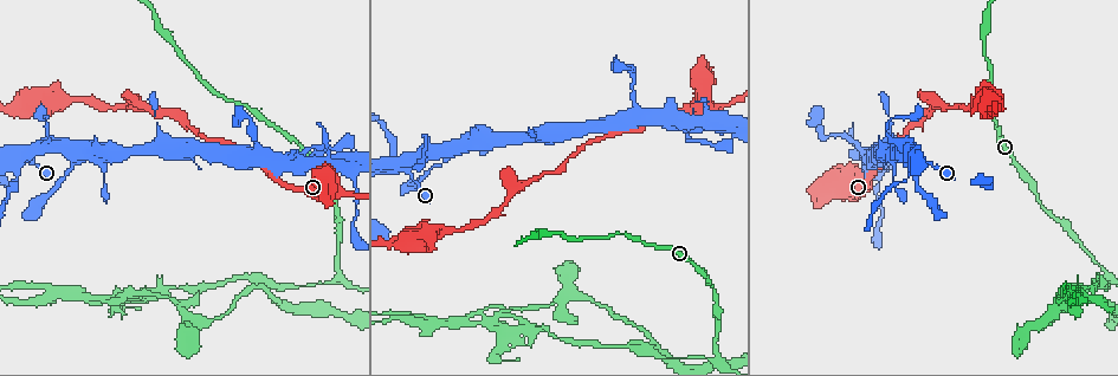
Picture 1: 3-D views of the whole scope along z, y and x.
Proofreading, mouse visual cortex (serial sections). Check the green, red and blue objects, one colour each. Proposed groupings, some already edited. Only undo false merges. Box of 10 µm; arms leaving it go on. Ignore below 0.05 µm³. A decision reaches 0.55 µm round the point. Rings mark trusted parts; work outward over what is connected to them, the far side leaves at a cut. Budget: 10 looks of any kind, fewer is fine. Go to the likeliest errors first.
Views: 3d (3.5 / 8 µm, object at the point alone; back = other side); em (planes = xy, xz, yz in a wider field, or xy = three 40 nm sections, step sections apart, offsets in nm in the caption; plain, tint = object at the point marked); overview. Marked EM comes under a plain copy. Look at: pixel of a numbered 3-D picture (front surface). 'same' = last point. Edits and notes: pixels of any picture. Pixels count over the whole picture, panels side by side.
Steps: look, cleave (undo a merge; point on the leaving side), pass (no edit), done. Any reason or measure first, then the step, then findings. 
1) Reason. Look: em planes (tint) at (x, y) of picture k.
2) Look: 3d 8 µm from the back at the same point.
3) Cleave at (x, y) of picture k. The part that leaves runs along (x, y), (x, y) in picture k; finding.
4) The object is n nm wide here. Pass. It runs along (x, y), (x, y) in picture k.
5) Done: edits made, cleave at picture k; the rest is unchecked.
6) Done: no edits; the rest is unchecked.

Two arms in line, one across. Look: 3d 3.5 µm at (129, 294) of picture 1.

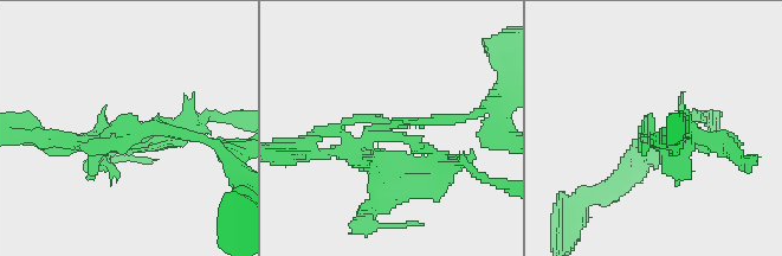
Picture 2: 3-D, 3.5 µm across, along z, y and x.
Now the EM. Look: em xy step 1 (tint) at (129, 135) of picture 2.

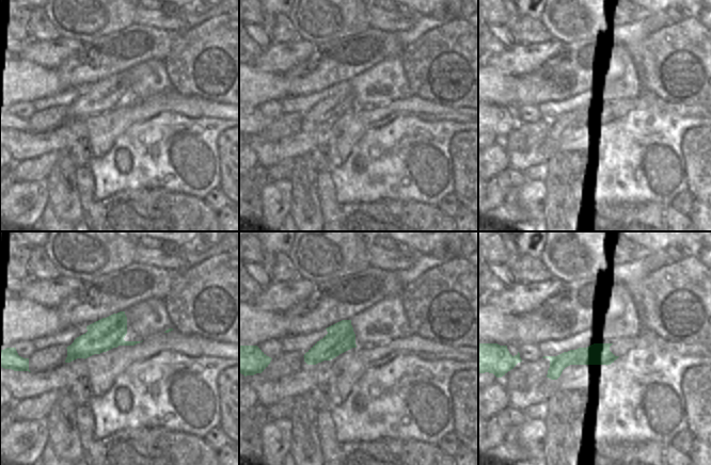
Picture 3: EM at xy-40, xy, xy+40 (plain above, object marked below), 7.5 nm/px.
The object is 220 nm wide here. Cleave at (183, 133) of picture 2. A border runs along (550, 362), (575, 356), (585, 364) in picture 3; two cells meet here.

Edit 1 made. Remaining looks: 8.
Branch point. Look: 3d 3.5 µm at (517, 186) of picture 1.

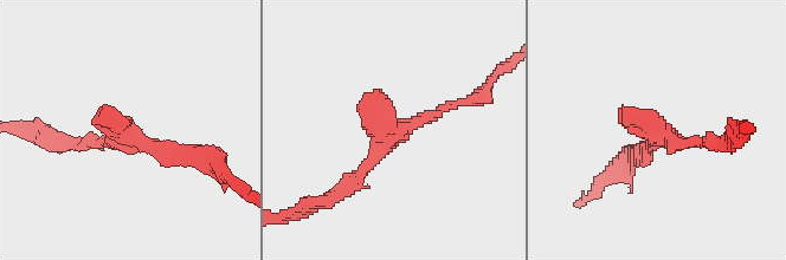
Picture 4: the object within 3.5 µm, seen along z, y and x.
Now the EM. Look: em xy step 5 (tint) at (135, 139) of picture 4.

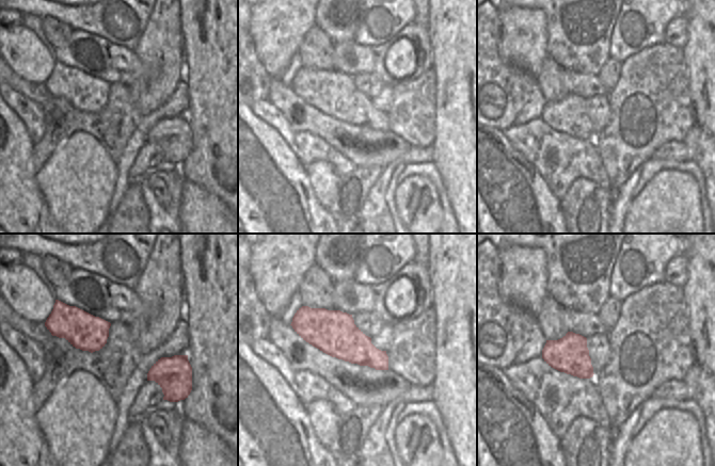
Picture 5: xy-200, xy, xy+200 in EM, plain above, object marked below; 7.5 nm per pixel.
Pass. It runs along (468, 102), (403, 129), (345, 189) in picture 4; continuous, no second cell.

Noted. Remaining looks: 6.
Look: 3d 3.5 µm from the back at (452, 151) of picture 1.

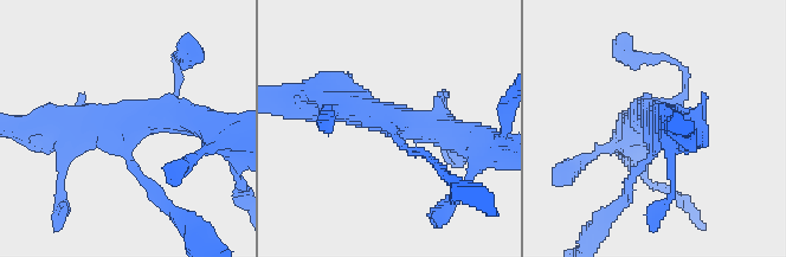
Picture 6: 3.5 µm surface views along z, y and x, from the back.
3 arms meet here; the arms are 100, 400, 400 nm wide. Look: em xy step 5 (tint) at (128, 128) of picture 6.

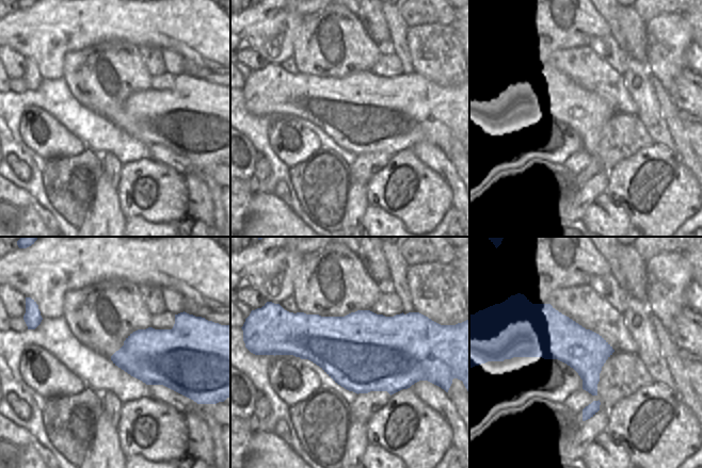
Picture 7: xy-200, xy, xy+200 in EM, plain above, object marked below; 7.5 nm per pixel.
Pass. It runs along (464, 139), (362, 109), (315, 105) in picture 6; continuous, no second cell.

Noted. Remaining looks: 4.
Calibre changes. Look: 3d 3.5 µm at (160, 150) of picture 1.

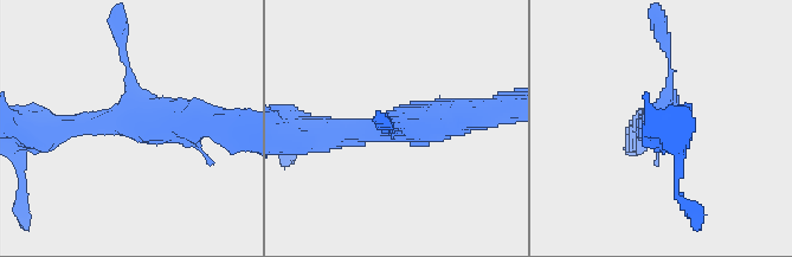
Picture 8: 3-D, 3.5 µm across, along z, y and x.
Look: em xy step 2 (tint) at (124, 121) of picture 8.

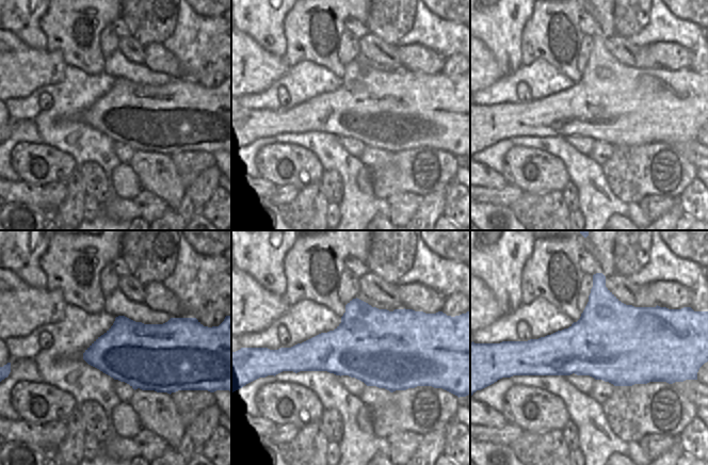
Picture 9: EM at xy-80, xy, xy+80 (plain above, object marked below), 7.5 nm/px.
The object is 550 nm wide here. Pass. It runs along (315, 139), (471, 114) in picture 8; continuous, no second cell.

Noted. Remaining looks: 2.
Done: edits made, cleave at picture 2; the rest is unchecked.

